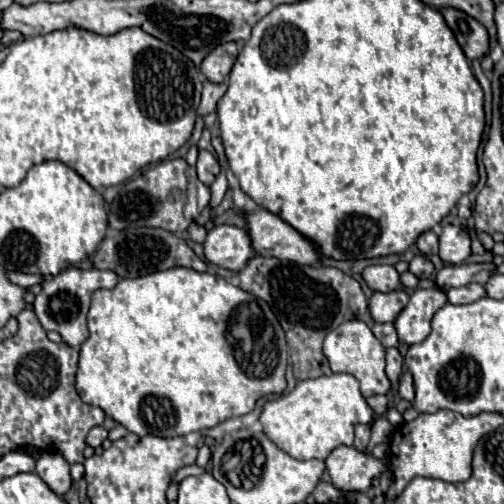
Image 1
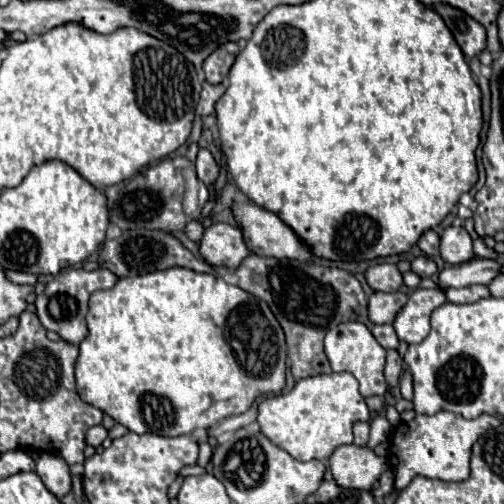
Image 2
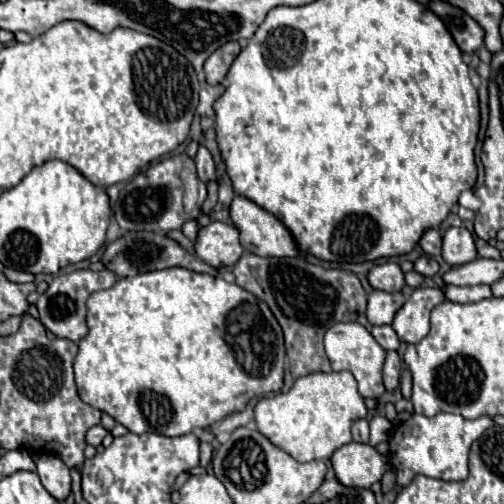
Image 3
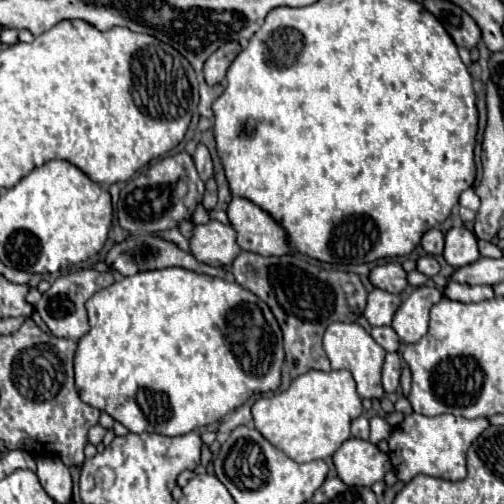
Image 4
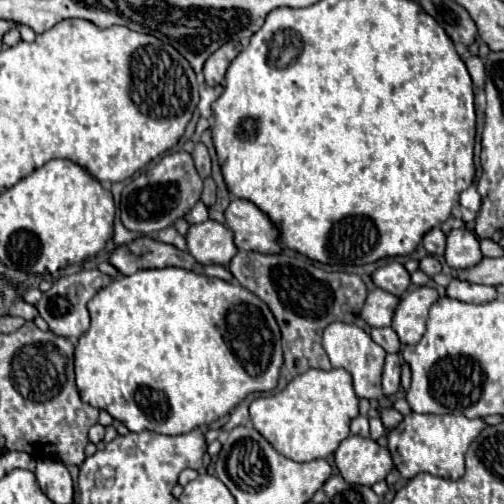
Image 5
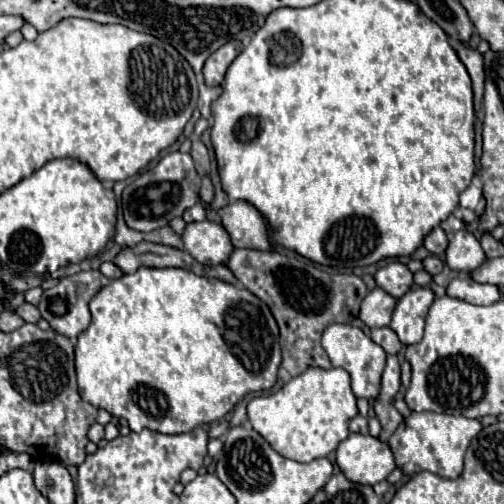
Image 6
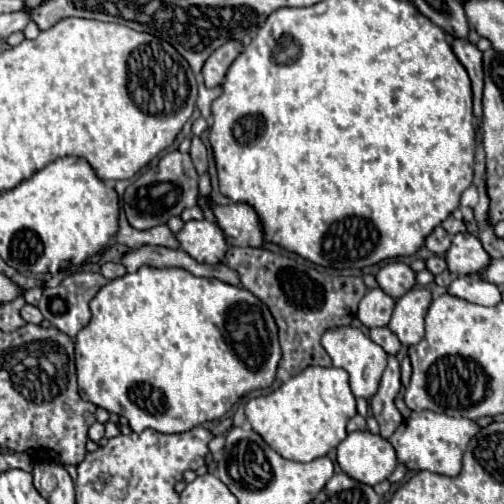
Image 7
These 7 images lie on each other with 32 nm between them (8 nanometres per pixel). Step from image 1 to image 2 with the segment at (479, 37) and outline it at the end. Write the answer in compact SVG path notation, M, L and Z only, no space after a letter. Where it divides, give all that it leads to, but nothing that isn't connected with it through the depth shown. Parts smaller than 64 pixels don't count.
M434 4L432 10L442 16L446 26L450 28L452 36L456 38L458 46L462 48L462 52L468 58L478 56L486 48L486 30L466 12L458 10L454 6L448 6L448 4Z

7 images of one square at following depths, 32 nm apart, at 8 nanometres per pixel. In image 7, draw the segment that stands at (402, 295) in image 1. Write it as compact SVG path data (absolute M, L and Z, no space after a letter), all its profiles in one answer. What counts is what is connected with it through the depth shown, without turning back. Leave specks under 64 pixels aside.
M374 288L374 290L368 290L366 296L360 300L356 316L368 328L386 326L392 316L394 304L396 302L382 288Z

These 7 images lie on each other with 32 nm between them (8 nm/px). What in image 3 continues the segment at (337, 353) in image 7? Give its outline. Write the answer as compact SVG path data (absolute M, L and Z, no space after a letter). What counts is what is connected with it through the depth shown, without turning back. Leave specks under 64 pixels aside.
M338 322L328 328L324 334L324 348L326 356L330 358L332 370L348 370L354 374L358 382L358 392L362 398L380 398L384 394L384 384L382 384L382 364L386 358L386 350L376 344L374 336L358 322Z

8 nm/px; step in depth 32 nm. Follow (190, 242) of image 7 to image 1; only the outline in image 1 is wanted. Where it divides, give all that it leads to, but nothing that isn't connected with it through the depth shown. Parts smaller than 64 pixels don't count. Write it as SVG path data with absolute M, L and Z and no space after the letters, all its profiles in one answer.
M216 224L212 230L206 232L204 256L210 264L240 272L240 268L244 268L254 252L248 244L248 234L244 232L244 228Z

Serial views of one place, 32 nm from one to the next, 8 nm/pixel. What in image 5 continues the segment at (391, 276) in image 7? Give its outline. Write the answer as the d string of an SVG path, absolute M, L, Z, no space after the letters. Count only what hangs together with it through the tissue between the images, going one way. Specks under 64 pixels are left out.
M388 262L388 264L380 266L372 274L372 280L378 288L382 288L394 296L402 296L410 288L410 272L400 262Z

